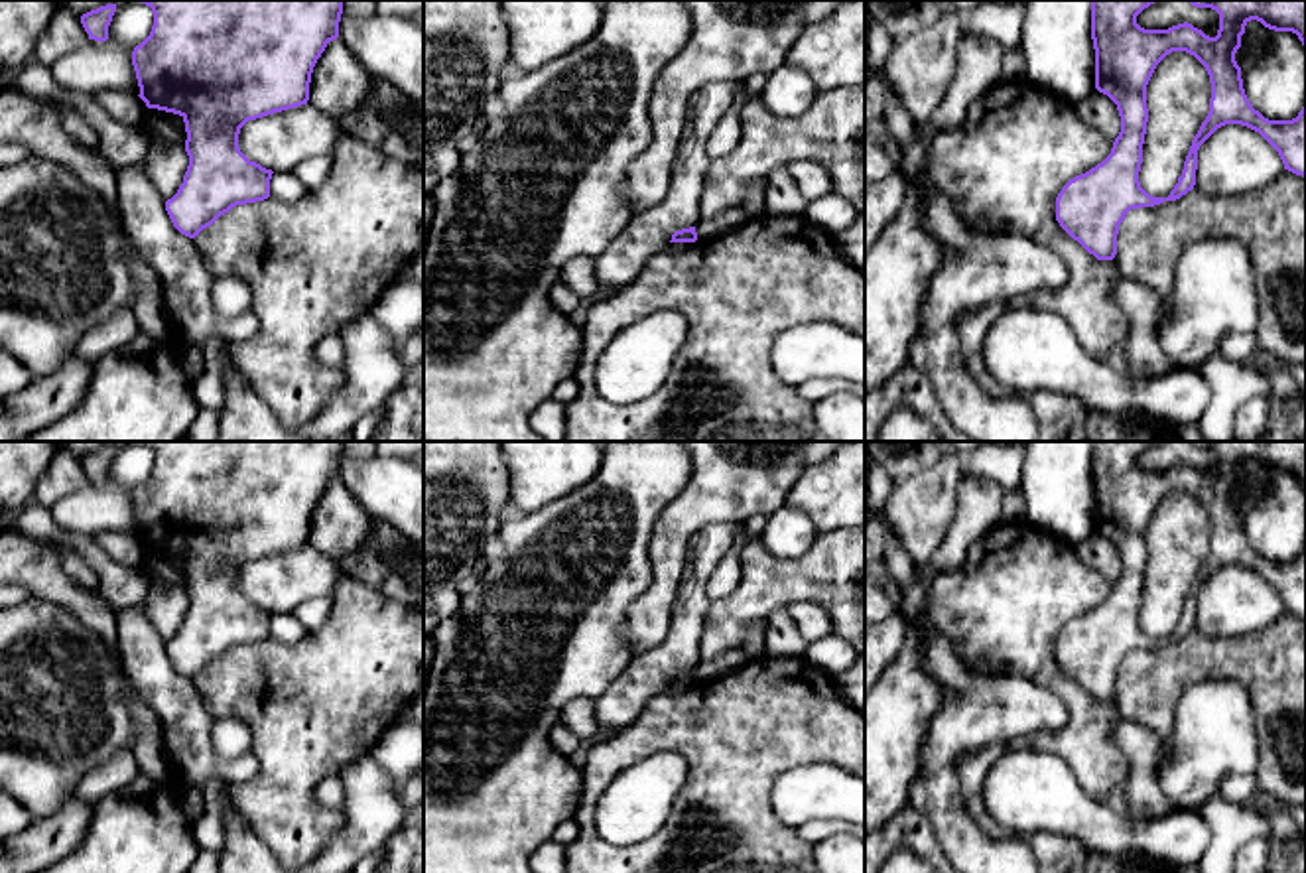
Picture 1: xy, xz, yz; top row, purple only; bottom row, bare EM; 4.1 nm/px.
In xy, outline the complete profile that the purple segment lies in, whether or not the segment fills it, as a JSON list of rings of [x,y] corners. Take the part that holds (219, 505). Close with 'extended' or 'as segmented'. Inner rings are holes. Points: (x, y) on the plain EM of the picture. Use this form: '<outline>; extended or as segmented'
[[[134,441],[152,449],[150,477],[134,489],[140,540],[148,550],[179,556],[185,564],[189,607],[177,635],[165,642],[173,668],[195,680],[236,646],[270,638],[272,611],[250,603],[238,589],[240,570],[274,554],[307,546],[311,514],[327,485],[339,479],[343,441]]]; as segmented

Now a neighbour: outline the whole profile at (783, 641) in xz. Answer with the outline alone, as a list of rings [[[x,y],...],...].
[[[788,607],[774,611],[764,623],[766,656],[802,658],[808,642],[798,633]]]

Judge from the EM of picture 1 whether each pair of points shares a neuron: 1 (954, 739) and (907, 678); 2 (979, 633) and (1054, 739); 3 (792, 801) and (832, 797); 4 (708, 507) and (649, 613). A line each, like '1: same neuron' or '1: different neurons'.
1: different neurons
2: same neuron
3: same neuron
4: same neuron

